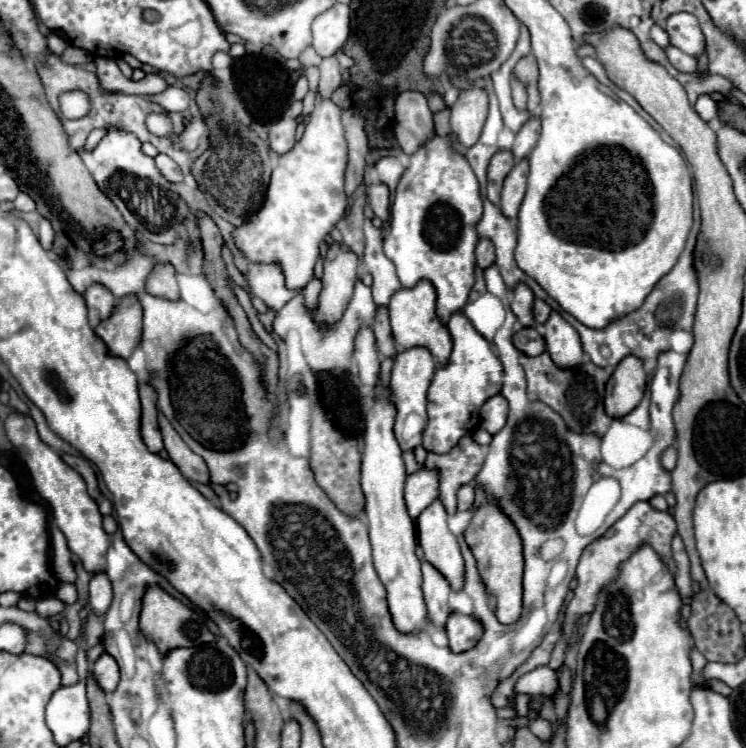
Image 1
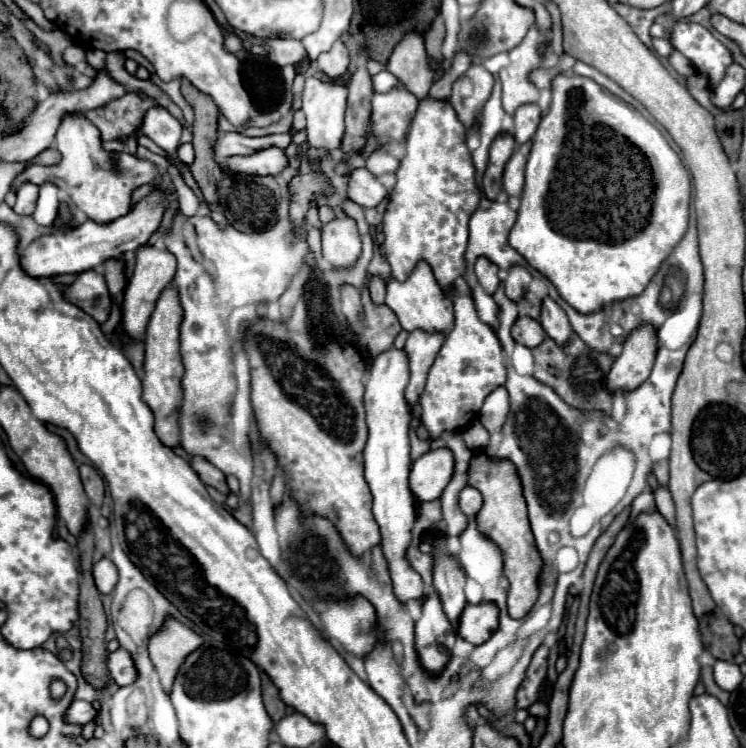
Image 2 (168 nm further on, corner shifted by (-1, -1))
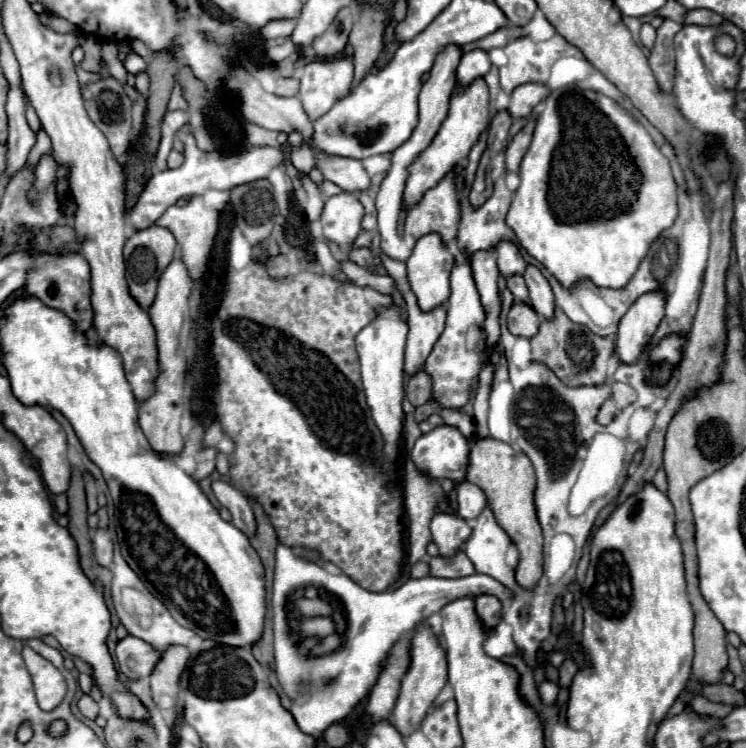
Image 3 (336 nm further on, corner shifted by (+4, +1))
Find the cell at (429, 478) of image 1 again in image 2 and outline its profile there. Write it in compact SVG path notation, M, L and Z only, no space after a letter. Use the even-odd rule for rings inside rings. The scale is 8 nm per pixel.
M435 449L419 457L409 475L409 487L419 503L435 501L445 491L453 475L453 455L449 449Z

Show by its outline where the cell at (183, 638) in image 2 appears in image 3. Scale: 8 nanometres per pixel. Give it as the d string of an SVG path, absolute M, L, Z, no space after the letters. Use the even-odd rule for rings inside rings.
M180 645L168 647L162 653L160 663L154 667L150 675L154 703L158 711L162 713L168 727L172 727L176 721L176 699L180 689L180 675L186 667L186 661L188 661L186 647L180 647Z

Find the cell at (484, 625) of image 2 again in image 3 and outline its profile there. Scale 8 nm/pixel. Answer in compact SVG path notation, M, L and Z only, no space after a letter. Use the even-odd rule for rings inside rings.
M478 595L476 611L478 611L480 619L484 621L484 625L490 629L494 629L502 619L502 605L500 605L500 599L494 595Z

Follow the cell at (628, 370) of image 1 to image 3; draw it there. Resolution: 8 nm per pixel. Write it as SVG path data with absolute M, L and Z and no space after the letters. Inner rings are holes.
M666 291L644 293L630 305L620 319L616 335L616 353L620 361L634 363L640 357L664 317L664 307Z

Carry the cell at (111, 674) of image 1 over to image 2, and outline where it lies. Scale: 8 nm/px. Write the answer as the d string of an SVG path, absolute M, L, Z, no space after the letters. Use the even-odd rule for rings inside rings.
M117 649L115 653L109 653L107 657L107 669L111 679L121 687L121 685L131 685L137 677L137 671L133 667L133 661L127 651Z

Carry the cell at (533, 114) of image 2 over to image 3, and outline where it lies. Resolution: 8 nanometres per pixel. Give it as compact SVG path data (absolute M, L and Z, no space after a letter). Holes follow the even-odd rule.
M524 83L512 91L512 101L510 101L510 115L512 117L528 117L532 109L550 95L550 89L542 83Z

